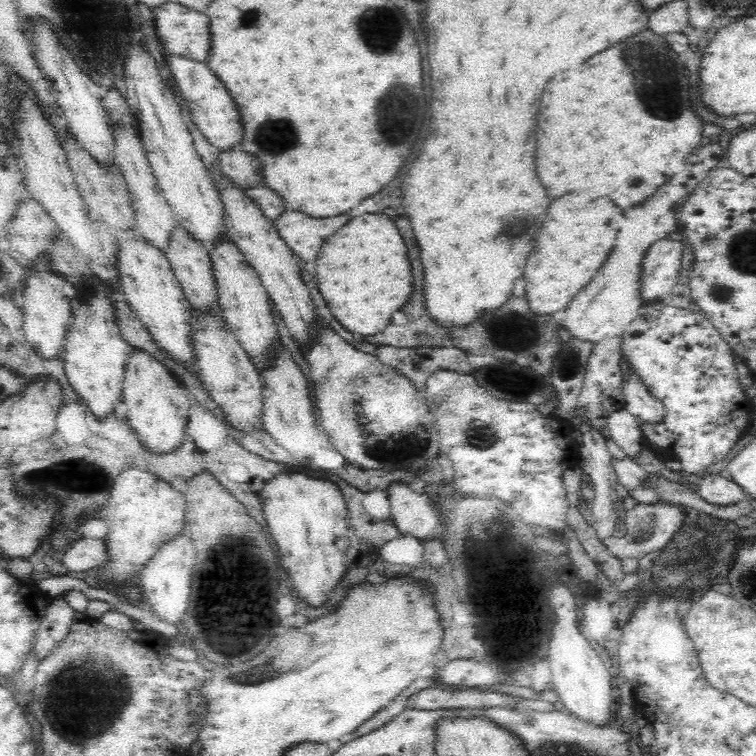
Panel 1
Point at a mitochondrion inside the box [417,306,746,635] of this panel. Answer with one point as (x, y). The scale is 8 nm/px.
(705, 551)

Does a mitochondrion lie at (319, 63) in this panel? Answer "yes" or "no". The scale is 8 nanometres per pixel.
no

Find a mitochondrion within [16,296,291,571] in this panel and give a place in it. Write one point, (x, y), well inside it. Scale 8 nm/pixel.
(58, 476)

